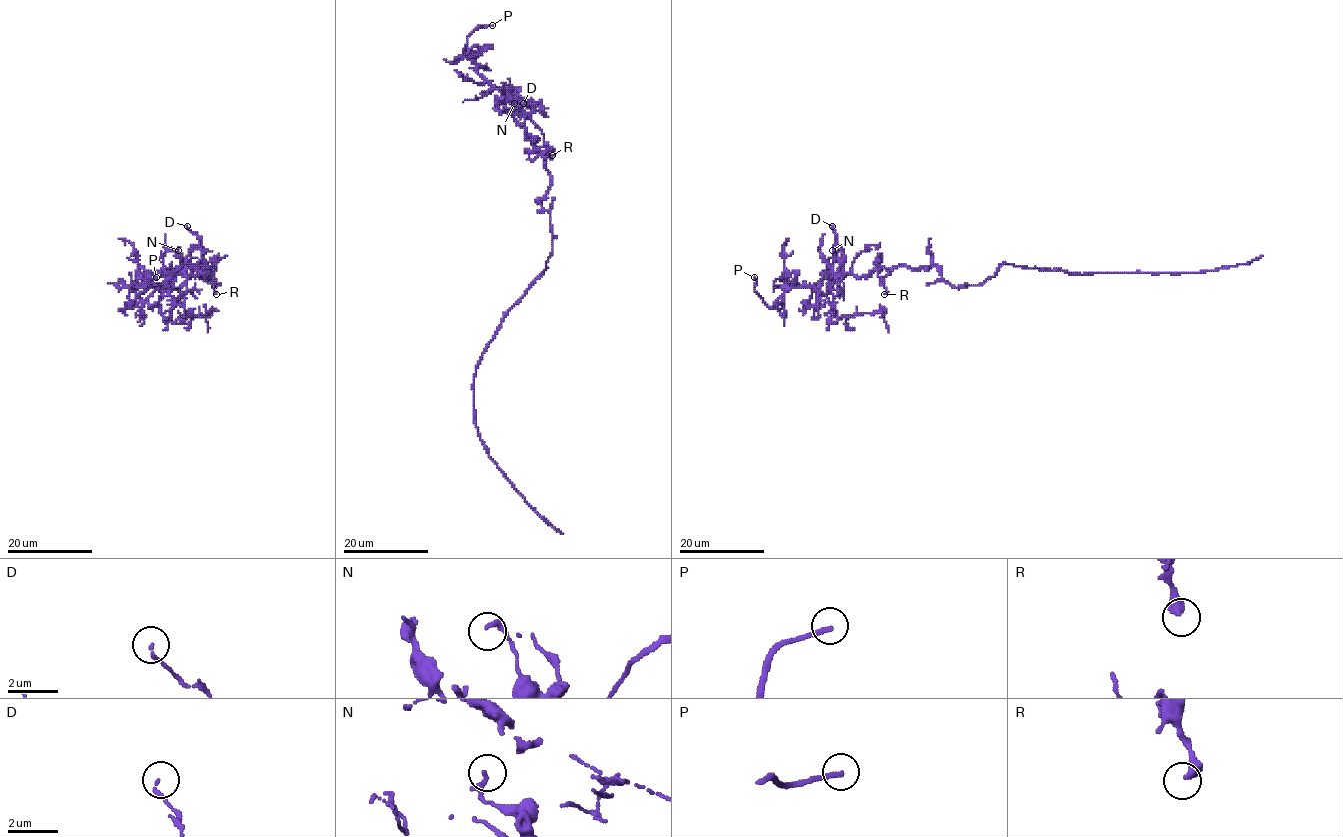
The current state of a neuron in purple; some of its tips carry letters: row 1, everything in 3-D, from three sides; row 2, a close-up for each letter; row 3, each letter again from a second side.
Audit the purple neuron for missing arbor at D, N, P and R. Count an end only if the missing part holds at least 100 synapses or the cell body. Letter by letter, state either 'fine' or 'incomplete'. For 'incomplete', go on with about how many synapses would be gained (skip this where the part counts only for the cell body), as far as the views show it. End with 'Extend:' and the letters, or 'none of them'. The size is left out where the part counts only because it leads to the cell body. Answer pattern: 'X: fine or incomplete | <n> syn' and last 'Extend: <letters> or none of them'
D: fine
N: fine
P: incomplete
R: fine
Extend: P

